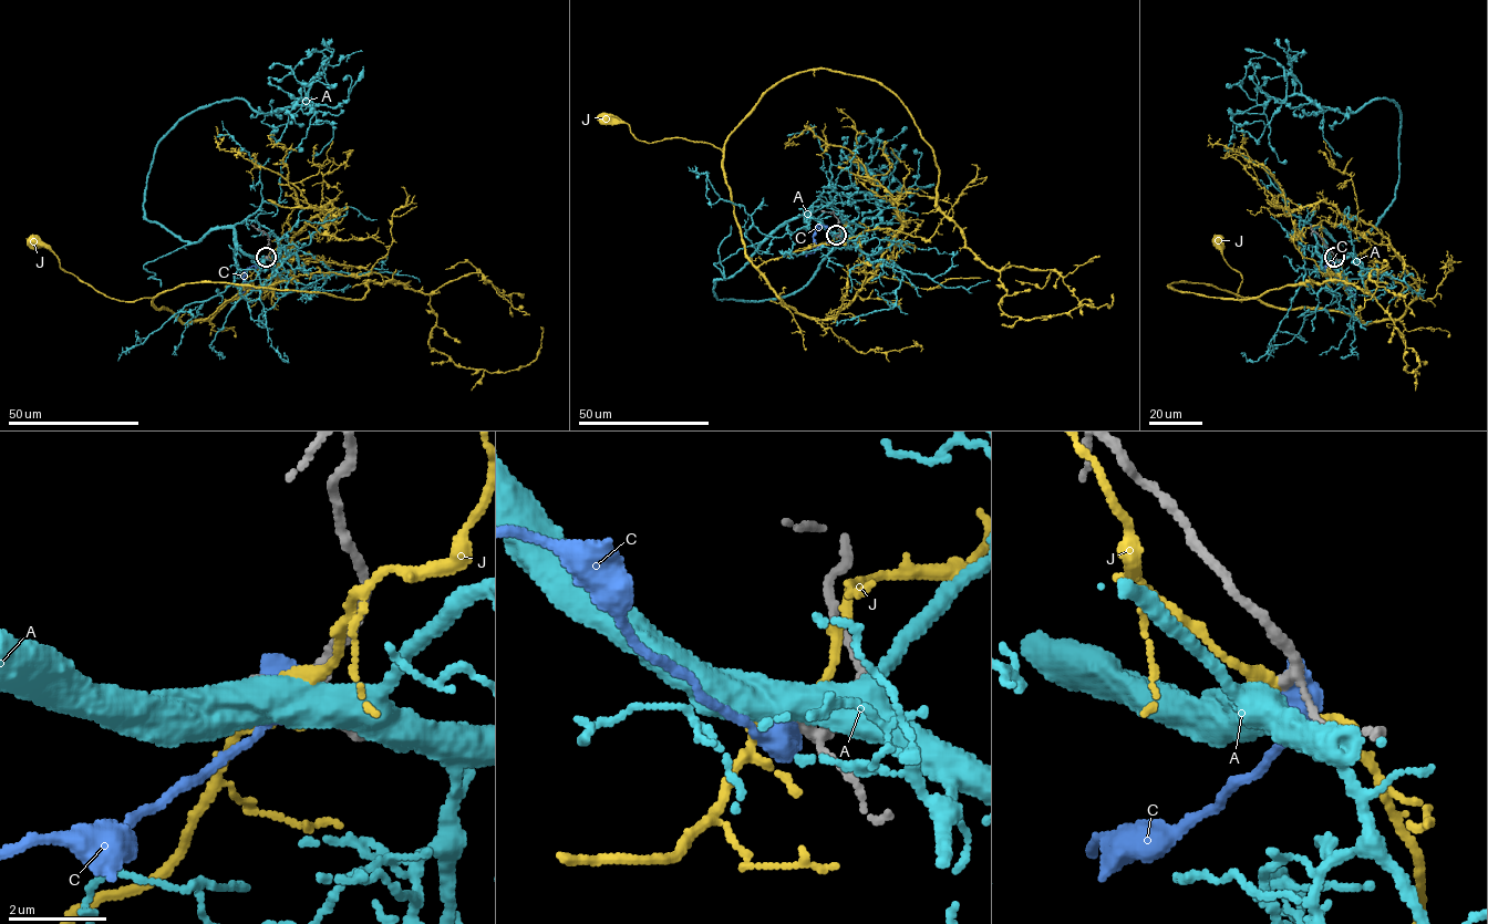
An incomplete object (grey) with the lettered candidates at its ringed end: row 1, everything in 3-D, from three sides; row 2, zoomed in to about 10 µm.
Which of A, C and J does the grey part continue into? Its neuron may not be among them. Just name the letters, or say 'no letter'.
J

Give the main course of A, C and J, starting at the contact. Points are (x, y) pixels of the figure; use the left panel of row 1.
A: (266, 257), (230, 228), (184, 241), (144, 205), (156, 144), (186, 115), (310, 100), (269, 68)
C: (266, 257), (245, 271), (245, 291), (236, 297)
J: (266, 257), (236, 294), (187, 325), (171, 311), (156, 309), (153, 298), (123, 301), (95, 291), (34, 241)

